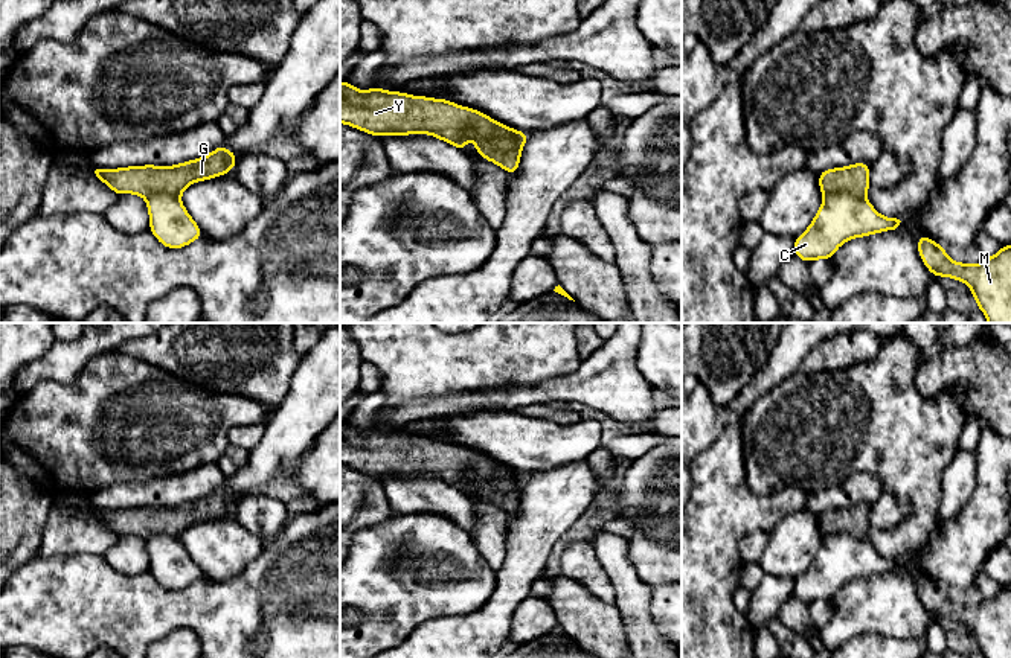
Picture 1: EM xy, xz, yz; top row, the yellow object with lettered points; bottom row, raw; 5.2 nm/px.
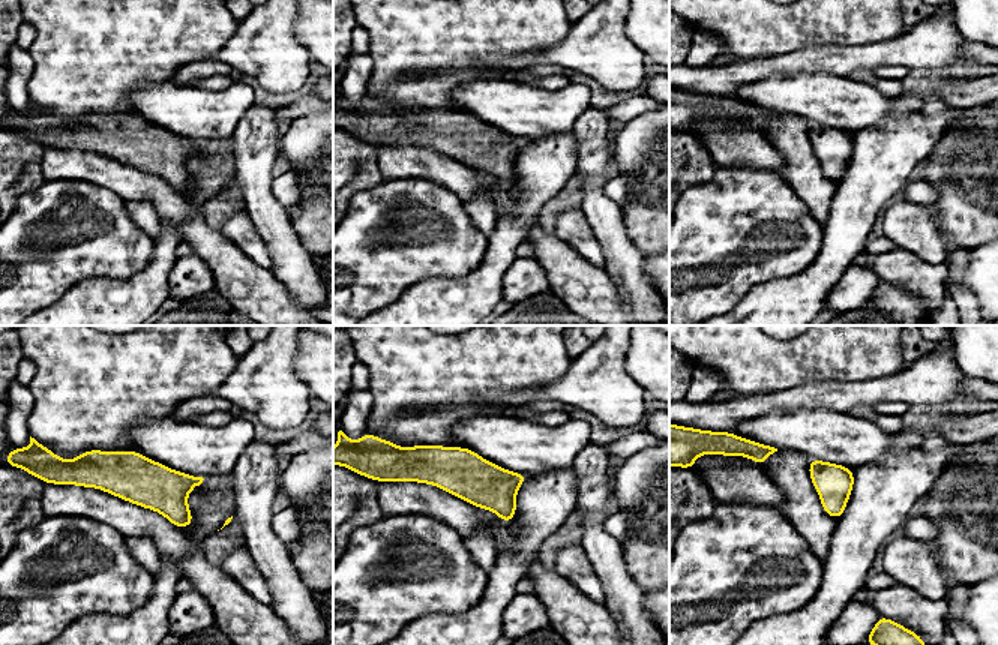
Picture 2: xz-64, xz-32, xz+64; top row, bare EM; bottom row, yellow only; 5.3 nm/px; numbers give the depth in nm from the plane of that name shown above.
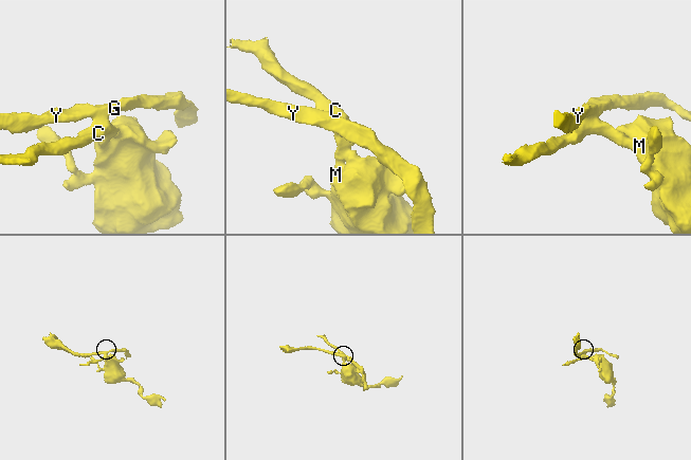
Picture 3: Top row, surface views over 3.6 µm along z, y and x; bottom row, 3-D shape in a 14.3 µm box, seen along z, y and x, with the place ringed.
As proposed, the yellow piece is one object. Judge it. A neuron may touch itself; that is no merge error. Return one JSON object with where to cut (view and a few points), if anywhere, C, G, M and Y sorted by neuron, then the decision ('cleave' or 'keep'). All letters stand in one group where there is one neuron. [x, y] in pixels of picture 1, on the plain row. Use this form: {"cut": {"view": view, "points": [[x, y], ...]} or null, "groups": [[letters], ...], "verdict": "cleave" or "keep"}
{"cut": {"view": "xz", "points": [[499, 469], [494, 477], [494, 486], [505, 492]]}, "groups": [["C", "M"], ["G", "Y"]], "verdict": "cleave"}

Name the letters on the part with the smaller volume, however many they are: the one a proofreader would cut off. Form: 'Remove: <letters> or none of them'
Remove: G, Y

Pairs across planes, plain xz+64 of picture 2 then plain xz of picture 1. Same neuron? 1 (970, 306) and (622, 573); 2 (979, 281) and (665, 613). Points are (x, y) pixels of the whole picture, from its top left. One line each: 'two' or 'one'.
1: one
2: one

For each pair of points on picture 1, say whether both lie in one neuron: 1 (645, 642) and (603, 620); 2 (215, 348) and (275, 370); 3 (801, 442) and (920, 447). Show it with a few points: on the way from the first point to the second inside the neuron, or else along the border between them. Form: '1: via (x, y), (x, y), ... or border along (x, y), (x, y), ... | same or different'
1: border along (613, 603), (619, 611), (629, 642) | different
2: via (231, 348), (244, 348), (259, 363) | same
3: via (830, 442), (891, 442) | same

